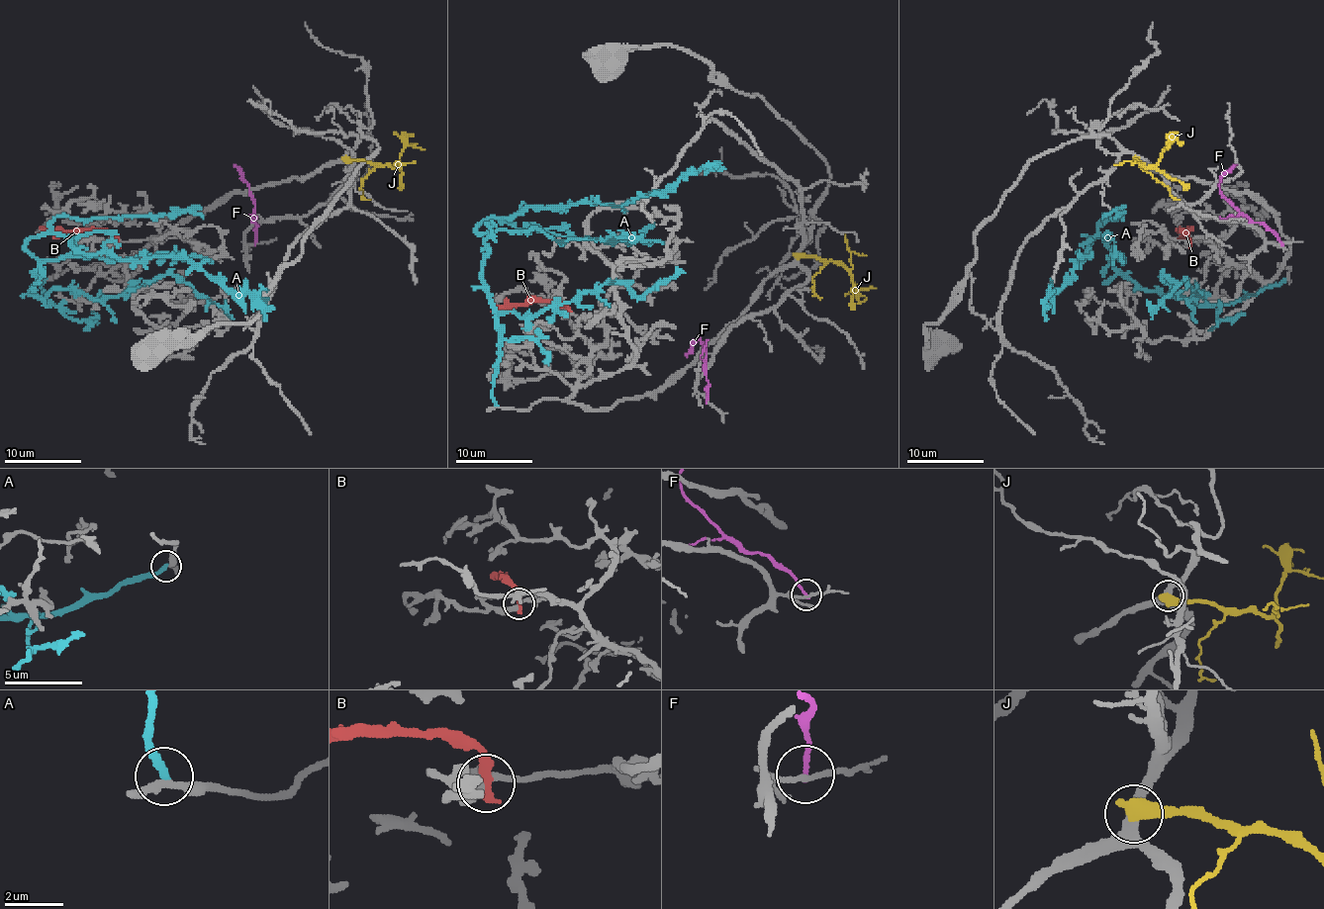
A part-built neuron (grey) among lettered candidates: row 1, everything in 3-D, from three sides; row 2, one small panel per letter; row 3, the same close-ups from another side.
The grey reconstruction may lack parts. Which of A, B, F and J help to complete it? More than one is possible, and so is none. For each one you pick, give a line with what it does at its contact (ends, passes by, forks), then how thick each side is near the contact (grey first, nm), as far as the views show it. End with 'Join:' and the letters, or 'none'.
Join: none

